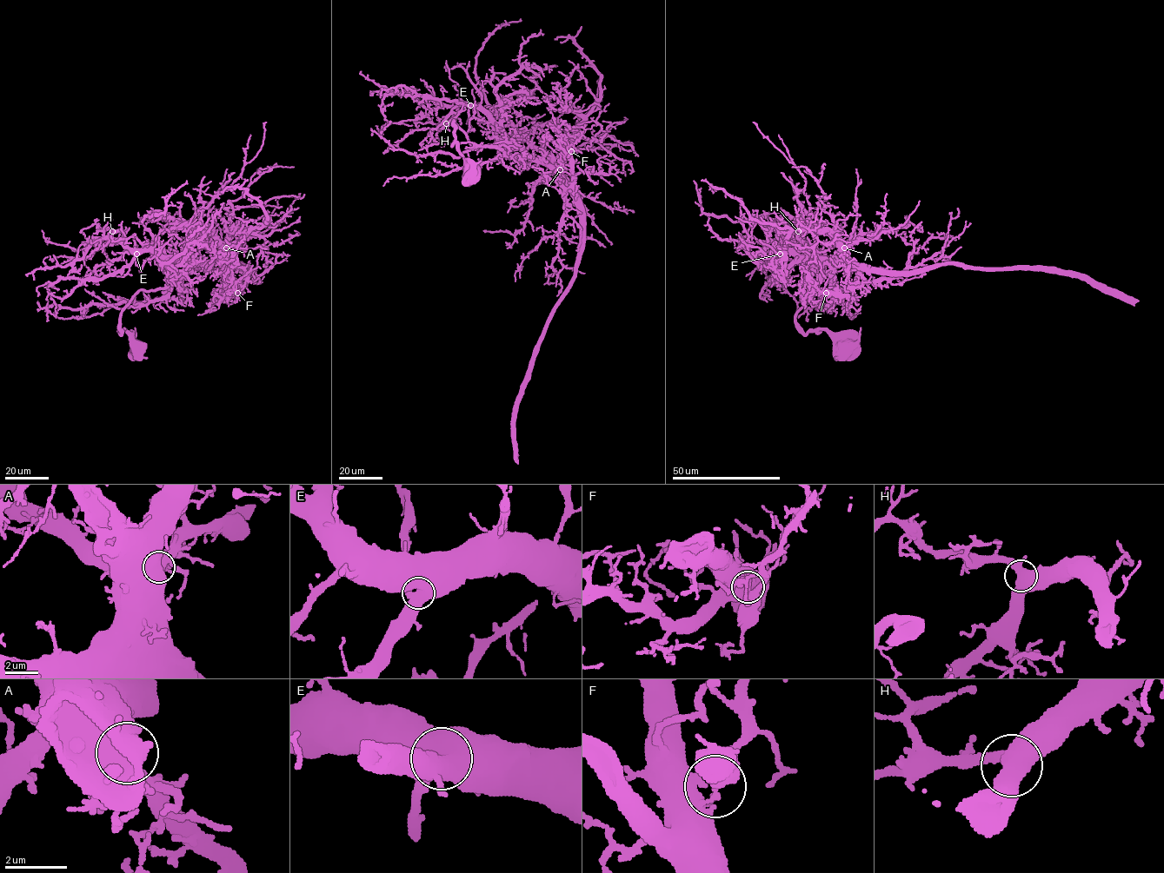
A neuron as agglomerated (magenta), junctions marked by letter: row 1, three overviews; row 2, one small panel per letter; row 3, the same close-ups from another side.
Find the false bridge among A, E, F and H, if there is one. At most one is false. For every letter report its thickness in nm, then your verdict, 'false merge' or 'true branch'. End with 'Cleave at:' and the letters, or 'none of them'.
A: 500 nm | true branch
E: 500 nm | true branch
F: 240 nm | false merge
H: 550 nm | true branch
Cleave at: F

